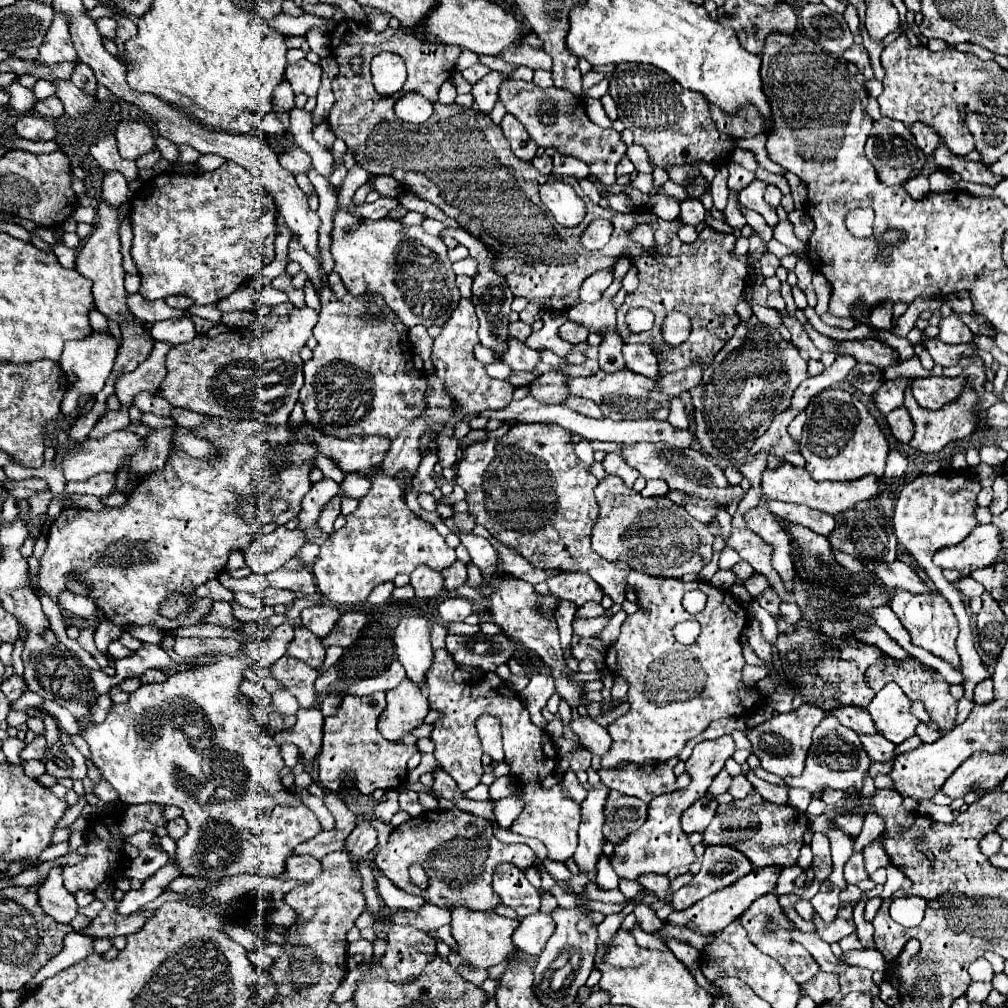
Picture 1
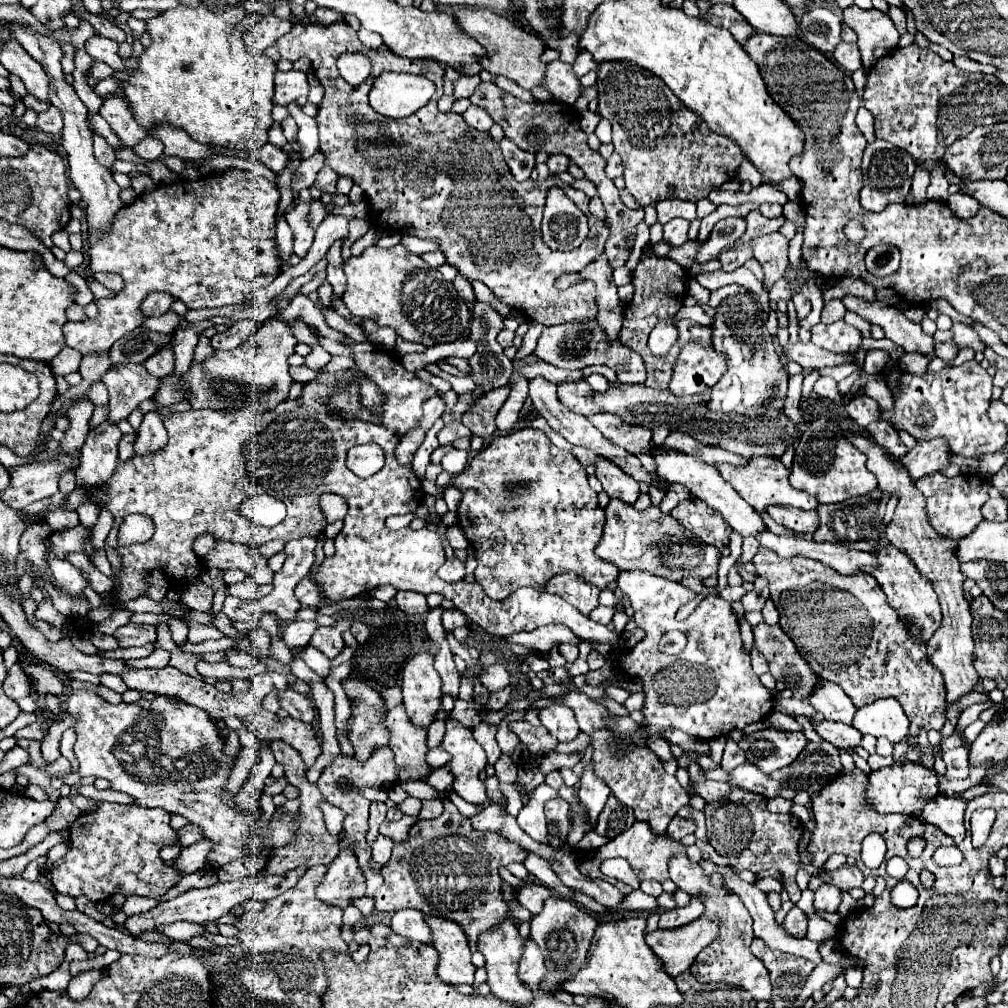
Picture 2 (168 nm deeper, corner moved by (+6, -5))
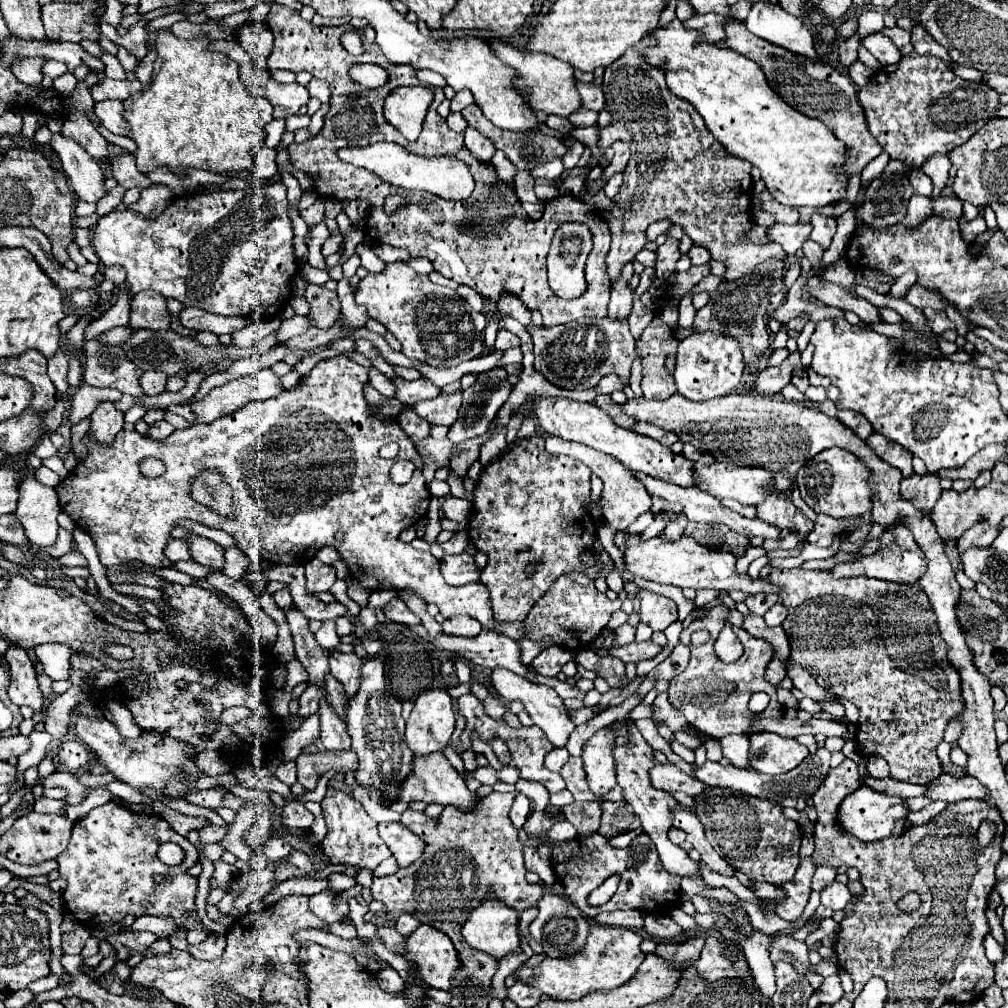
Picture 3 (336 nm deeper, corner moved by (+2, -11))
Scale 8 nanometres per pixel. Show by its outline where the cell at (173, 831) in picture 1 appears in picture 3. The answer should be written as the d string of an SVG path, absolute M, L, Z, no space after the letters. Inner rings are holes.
M209 825L209 827L201 829L199 833L201 833L201 841L203 841L203 843L217 843L217 841L221 841L221 839L229 833L229 827L227 827L227 825L223 825L223 827Z

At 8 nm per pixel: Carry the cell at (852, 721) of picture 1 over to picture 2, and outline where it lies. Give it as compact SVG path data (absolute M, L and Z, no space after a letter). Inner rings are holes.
M821 681L821 687L817 689L817 695L813 695L813 699L809 699L809 703L815 707L815 711L823 713L827 721L839 721L845 725L851 725L857 707L853 705L853 701L849 699L849 695L845 695L845 691L831 683L831 681Z

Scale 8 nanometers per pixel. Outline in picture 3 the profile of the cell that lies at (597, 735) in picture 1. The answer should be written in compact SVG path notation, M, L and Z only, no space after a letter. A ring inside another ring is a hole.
M501 667L491 671L489 683L491 683L491 687L495 689L495 693L497 693L501 699L505 699L505 701L521 701L523 707L525 707L525 711L527 711L529 717L533 719L533 723L535 723L539 729L543 729L543 733L547 735L547 739L549 739L555 747L565 745L565 741L569 739L569 735L571 735L571 731L575 729L575 725L571 723L571 719L569 719L569 715L567 715L567 711L565 711L565 707L563 707L563 701L561 701L561 697L555 693L555 689L551 689L551 687L547 687L547 685L531 683L529 679L525 679L525 677L521 677L521 675L515 675L515 673L511 673L511 671L507 671L507 669L501 669Z

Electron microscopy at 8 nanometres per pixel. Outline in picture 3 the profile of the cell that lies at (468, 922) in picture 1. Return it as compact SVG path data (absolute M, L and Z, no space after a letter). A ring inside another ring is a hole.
M419 925L405 937L403 957L417 963L421 979L435 989L449 991L449 981L459 969L457 951L449 937L429 925Z

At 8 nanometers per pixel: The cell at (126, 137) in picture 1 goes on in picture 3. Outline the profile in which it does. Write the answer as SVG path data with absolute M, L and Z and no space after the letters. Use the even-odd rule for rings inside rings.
M99 101L95 103L95 115L115 135L129 135L129 125L125 125L125 119L121 119L123 103L121 101Z

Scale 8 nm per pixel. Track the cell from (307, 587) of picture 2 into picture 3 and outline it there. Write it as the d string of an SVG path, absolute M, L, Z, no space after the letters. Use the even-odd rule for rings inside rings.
M313 559L305 565L305 575L307 575L307 591L317 593L317 591L329 591L331 585L337 581L335 577L335 567L325 565L319 559Z

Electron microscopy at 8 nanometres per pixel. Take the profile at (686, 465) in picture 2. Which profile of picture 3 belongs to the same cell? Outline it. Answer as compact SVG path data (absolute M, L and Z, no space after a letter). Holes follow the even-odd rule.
M535 397L533 399L533 411L537 415L537 425L547 435L555 435L567 441L583 443L587 447L593 447L601 453L613 455L617 461L621 461L625 467L651 475L655 479L663 479L681 487L693 487L693 461L685 459L683 455L675 455L669 447L661 445L659 441L639 435L635 431L621 429L613 423L613 419L599 409L595 403L579 403L565 397Z

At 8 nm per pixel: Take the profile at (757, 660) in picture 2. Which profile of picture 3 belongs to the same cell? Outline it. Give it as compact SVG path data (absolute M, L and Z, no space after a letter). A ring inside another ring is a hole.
M773 659L771 663L769 663L769 667L767 667L767 671L765 671L765 679L771 683L771 685L779 685L785 677L787 677L787 673L785 673L785 665L781 665L781 661L779 659Z

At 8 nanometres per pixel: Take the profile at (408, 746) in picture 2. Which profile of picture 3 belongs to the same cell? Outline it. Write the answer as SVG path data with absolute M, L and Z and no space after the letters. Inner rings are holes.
M437 753L437 757L429 757L429 761L417 761L413 763L413 777L401 785L401 801L411 803L411 801L425 801L425 803L441 803L441 805L453 805L459 811L475 811L477 803L481 797L473 791L467 789L463 777L451 767L451 763L445 759L443 753Z

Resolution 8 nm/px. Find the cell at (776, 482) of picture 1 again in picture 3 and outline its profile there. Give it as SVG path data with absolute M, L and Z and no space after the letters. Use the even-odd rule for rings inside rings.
M733 463L693 465L695 485L717 499L737 499L743 505L757 505L773 485L771 473L761 467L737 467Z

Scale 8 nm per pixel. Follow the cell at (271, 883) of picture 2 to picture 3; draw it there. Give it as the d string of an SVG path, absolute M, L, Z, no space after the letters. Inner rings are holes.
M332 873L328 877L328 888L333 891L347 890L355 885L356 880L345 874Z

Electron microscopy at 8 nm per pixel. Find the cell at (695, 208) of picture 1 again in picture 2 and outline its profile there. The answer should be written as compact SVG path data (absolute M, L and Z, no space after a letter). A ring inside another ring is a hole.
M675 217L663 227L663 239L667 239L671 245L685 245L687 243L687 231L689 231L689 221Z

